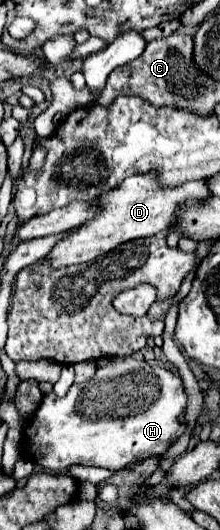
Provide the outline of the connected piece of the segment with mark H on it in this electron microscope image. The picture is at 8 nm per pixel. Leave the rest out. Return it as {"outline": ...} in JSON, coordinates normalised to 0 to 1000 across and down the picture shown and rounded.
{"outline":[[[614,674],[514,677],[468,692],[441,689],[441,700],[405,719],[332,723],[295,749],[259,749],[241,738],[195,745],[159,787],[141,787],[105,809],[114,858],[223,892],[295,892],[323,877],[477,881],[541,889],[595,870],[750,855],[768,840],[841,813],[841,802],[805,802],[805,783],[841,775],[841,764],[850,742],[832,734],[823,711]]]}

